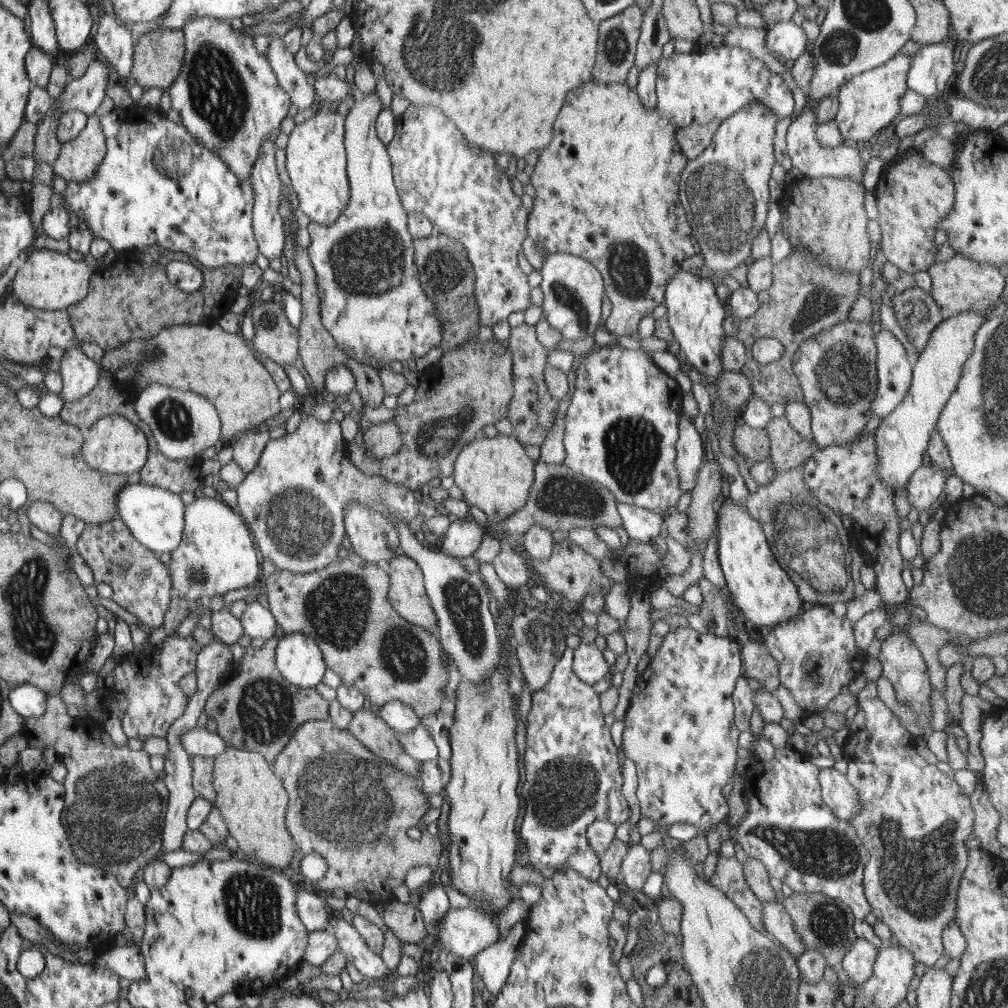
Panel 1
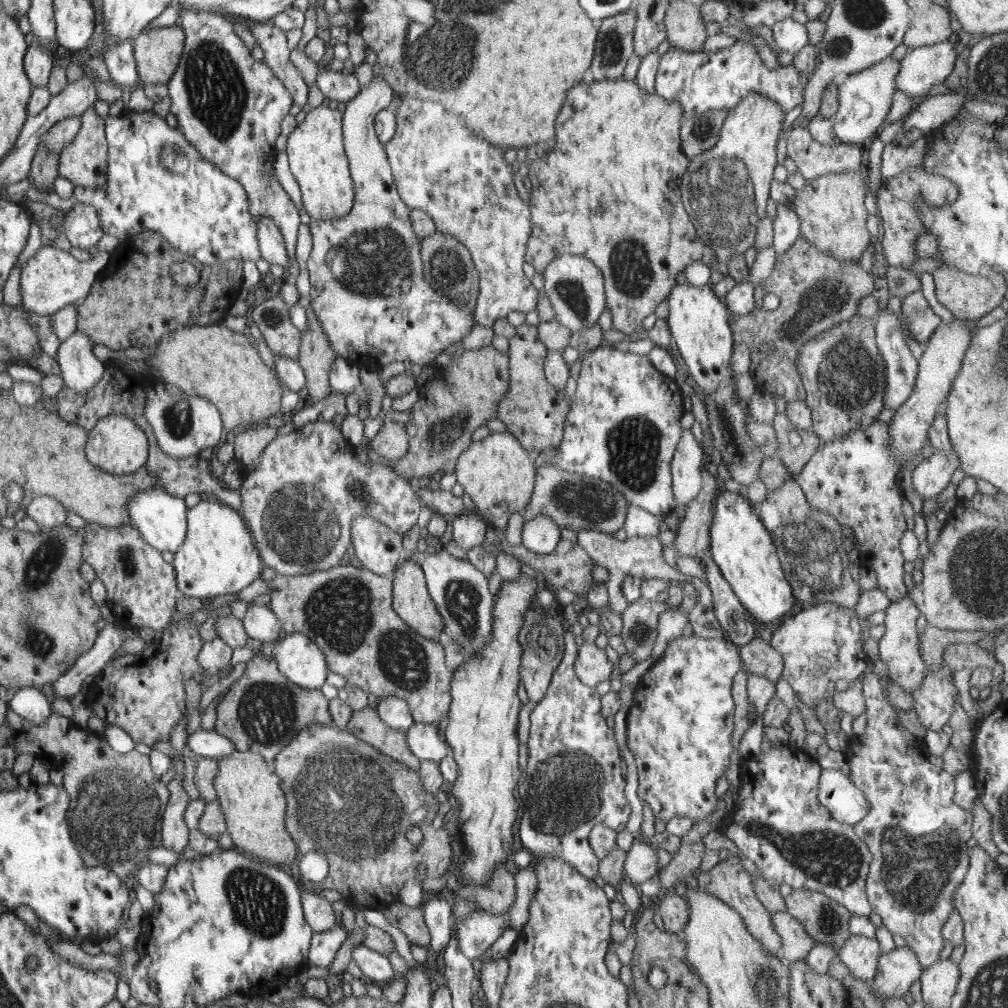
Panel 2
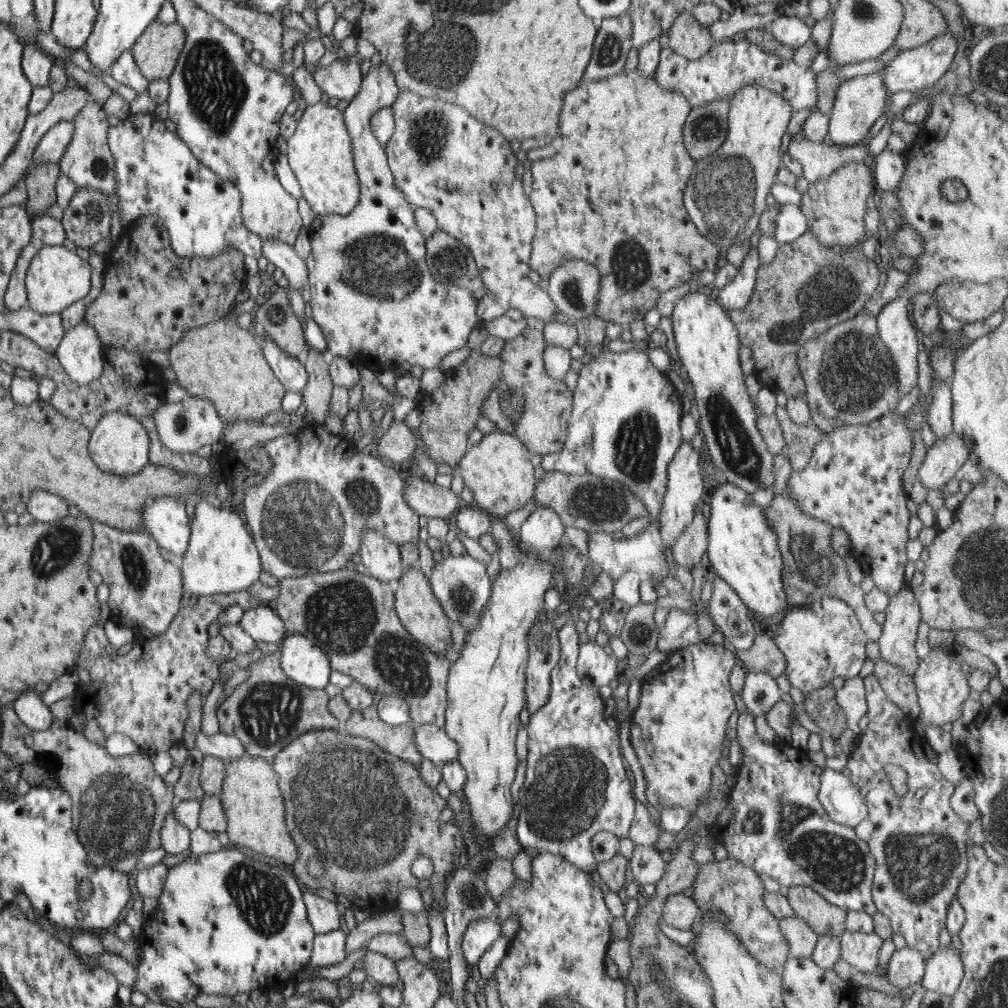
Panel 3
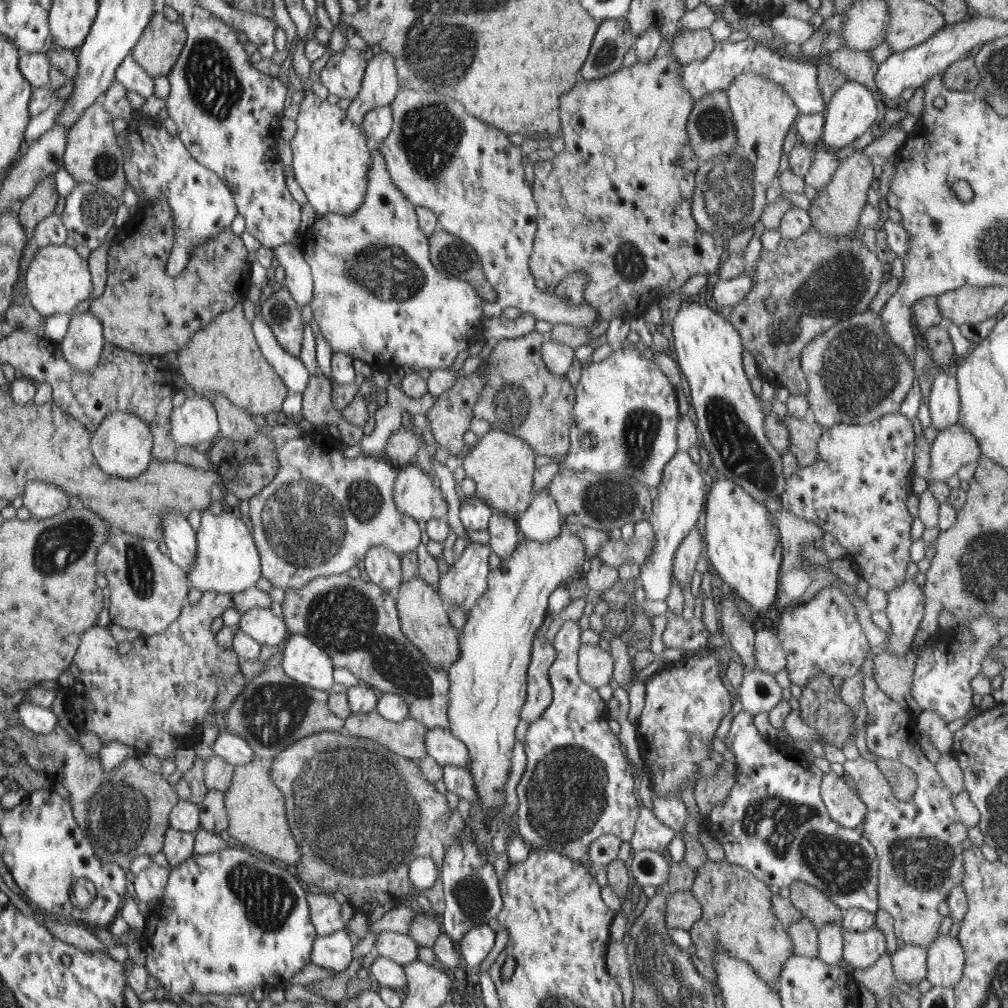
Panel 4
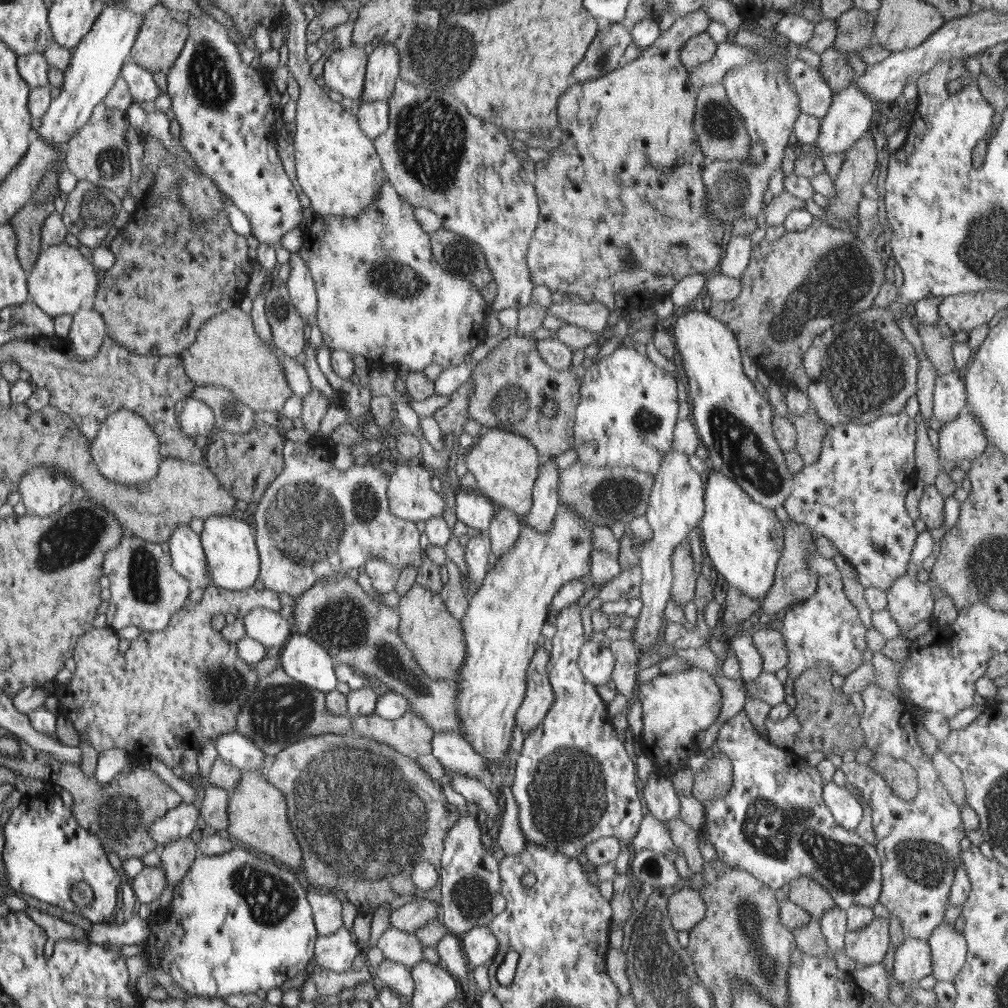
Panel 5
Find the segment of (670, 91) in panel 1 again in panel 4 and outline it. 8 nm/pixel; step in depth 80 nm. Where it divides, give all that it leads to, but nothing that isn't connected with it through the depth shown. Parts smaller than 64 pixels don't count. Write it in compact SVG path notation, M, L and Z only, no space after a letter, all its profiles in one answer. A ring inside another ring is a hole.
M748 36L739 42L729 42L727 40L718 41L713 48L710 56L690 64L680 65L679 78L684 88L696 101L705 94L712 94L717 90L726 91L731 82L740 74L749 72L750 74L759 74L764 78L769 78L775 84L779 84L783 90L789 93L790 98L798 107L800 114L822 113L826 109L826 104L819 92L817 79L817 66L807 63L805 60L792 62L788 58L782 58L773 50L764 46L755 39Z

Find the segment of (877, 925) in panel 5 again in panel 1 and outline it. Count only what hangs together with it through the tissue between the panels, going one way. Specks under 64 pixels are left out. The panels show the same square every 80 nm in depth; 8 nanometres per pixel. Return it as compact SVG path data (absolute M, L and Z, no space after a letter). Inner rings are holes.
M857 938L844 955L842 966L857 986L866 982L873 973L873 966L879 949L864 938Z

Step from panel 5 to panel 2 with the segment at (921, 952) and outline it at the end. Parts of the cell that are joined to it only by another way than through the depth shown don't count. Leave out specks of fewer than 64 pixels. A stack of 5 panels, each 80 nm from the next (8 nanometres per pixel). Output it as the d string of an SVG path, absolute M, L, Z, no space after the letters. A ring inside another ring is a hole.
M895 947L881 953L877 973L868 985L875 995L905 998L912 983L921 977L923 969L910 947Z

